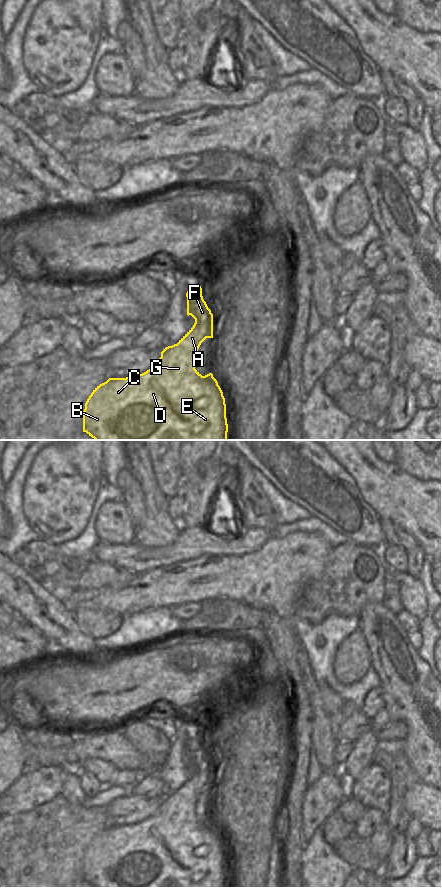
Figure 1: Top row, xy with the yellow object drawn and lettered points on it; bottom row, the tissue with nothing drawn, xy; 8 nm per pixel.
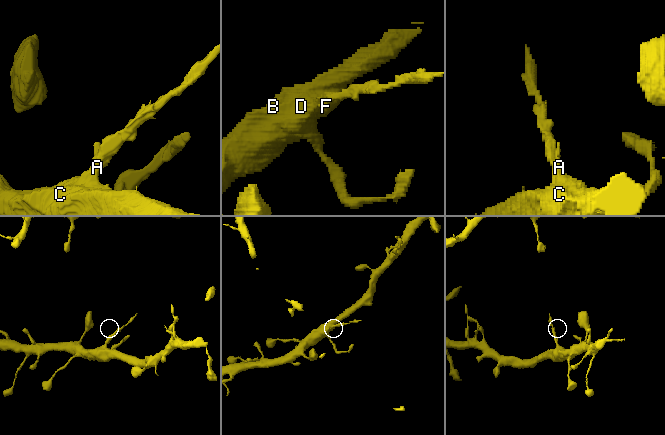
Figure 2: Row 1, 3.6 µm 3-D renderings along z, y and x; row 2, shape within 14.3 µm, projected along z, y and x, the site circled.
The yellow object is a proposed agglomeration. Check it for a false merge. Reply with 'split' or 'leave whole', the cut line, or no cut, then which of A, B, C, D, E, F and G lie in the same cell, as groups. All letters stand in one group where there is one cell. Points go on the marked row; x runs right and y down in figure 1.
split | xy (176, 344), (184, 352), (181, 358), (186, 359), (192, 366) | A F / B C D E G

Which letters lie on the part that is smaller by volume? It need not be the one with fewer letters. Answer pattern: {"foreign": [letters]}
{"foreign": ["A", "F"]}

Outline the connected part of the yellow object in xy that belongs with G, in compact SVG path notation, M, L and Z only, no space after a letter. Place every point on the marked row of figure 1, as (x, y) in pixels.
M177 344L168 346L161 352L161 357L157 363L146 372L126 378L109 378L106 382L97 386L85 403L83 432L86 432L95 440L227 440L228 424L223 392L212 373L202 376L195 369L195 365L192 366L188 360L182 360L181 355L184 353L182 348L177 347Z

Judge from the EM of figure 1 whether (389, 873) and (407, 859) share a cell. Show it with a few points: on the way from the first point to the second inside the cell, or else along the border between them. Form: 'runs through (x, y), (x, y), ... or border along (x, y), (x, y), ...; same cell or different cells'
runs through (394, 868), (400, 862), (403, 862); same cell

